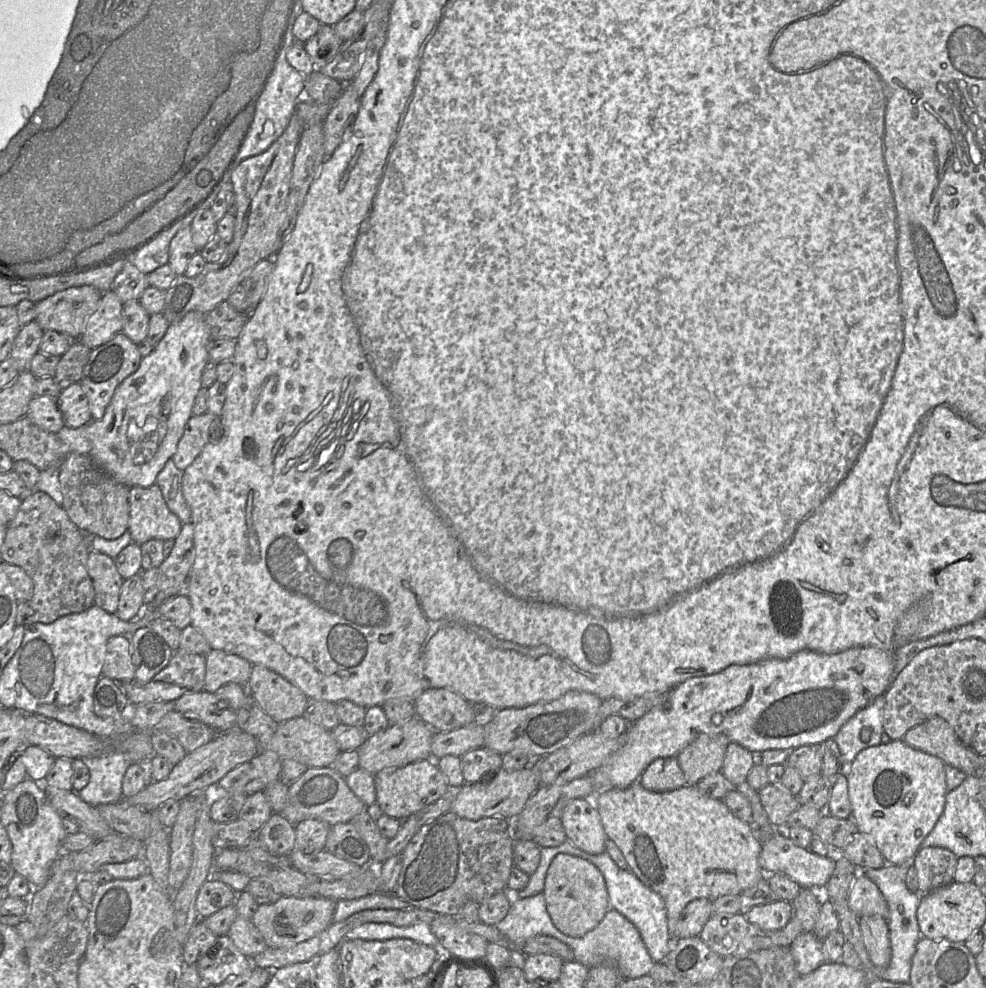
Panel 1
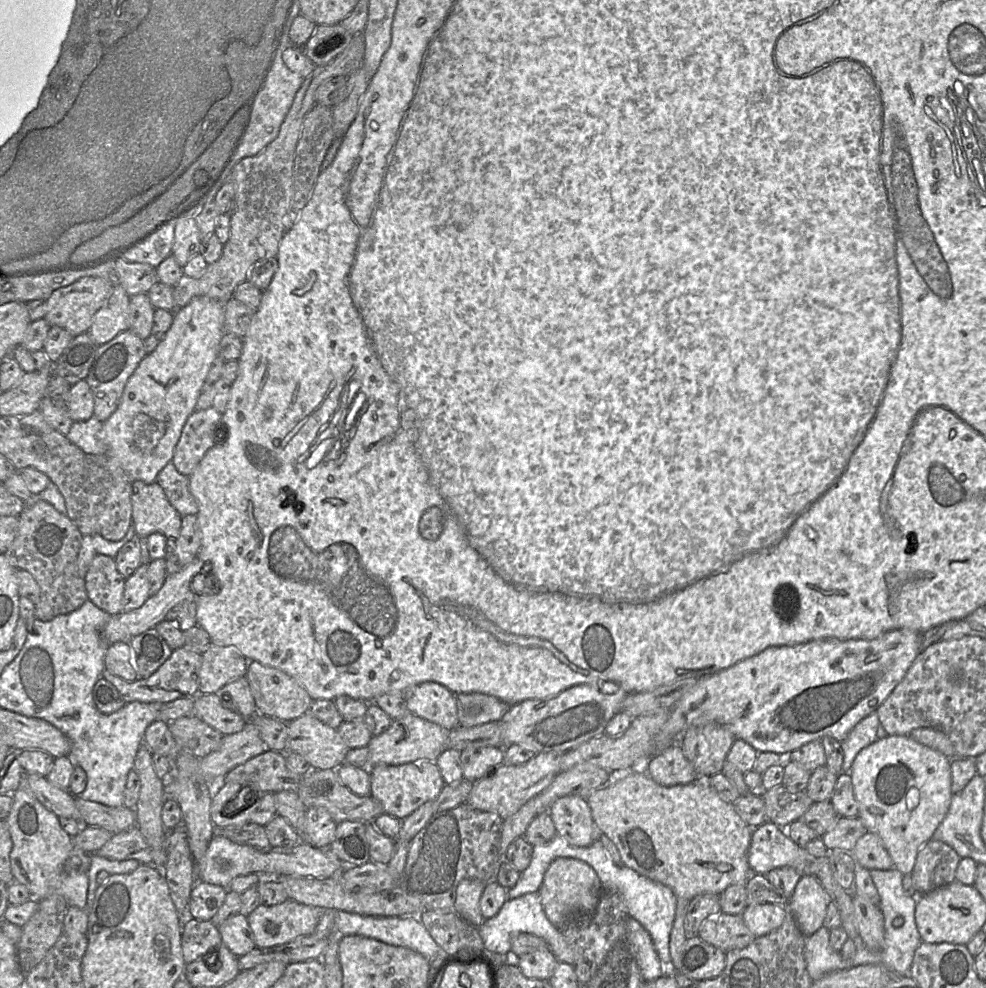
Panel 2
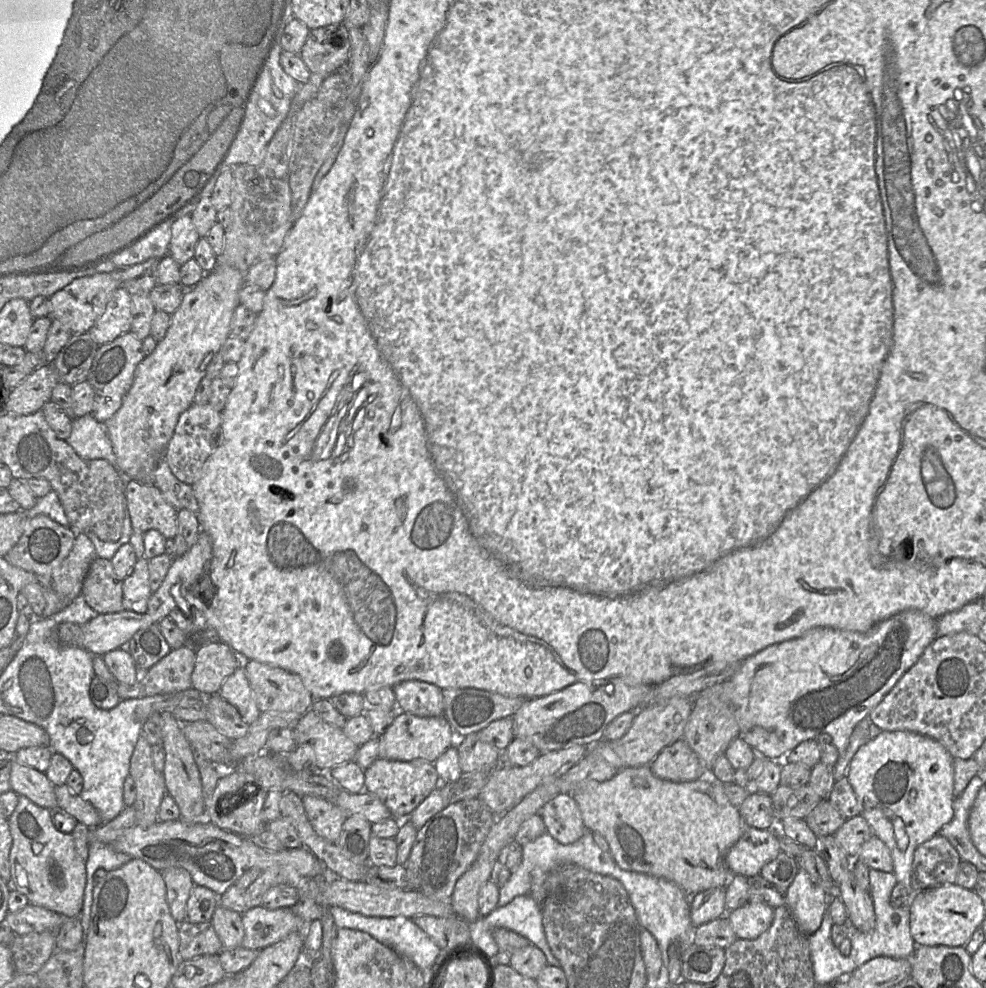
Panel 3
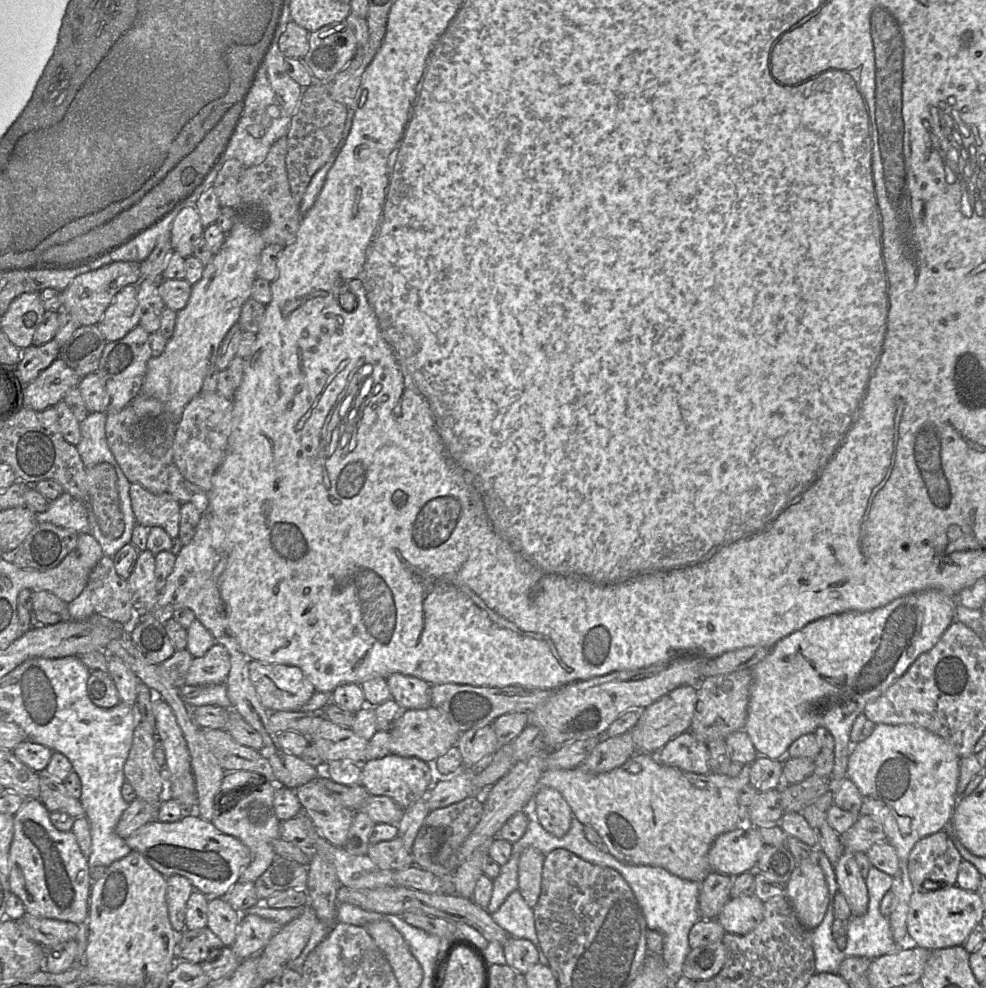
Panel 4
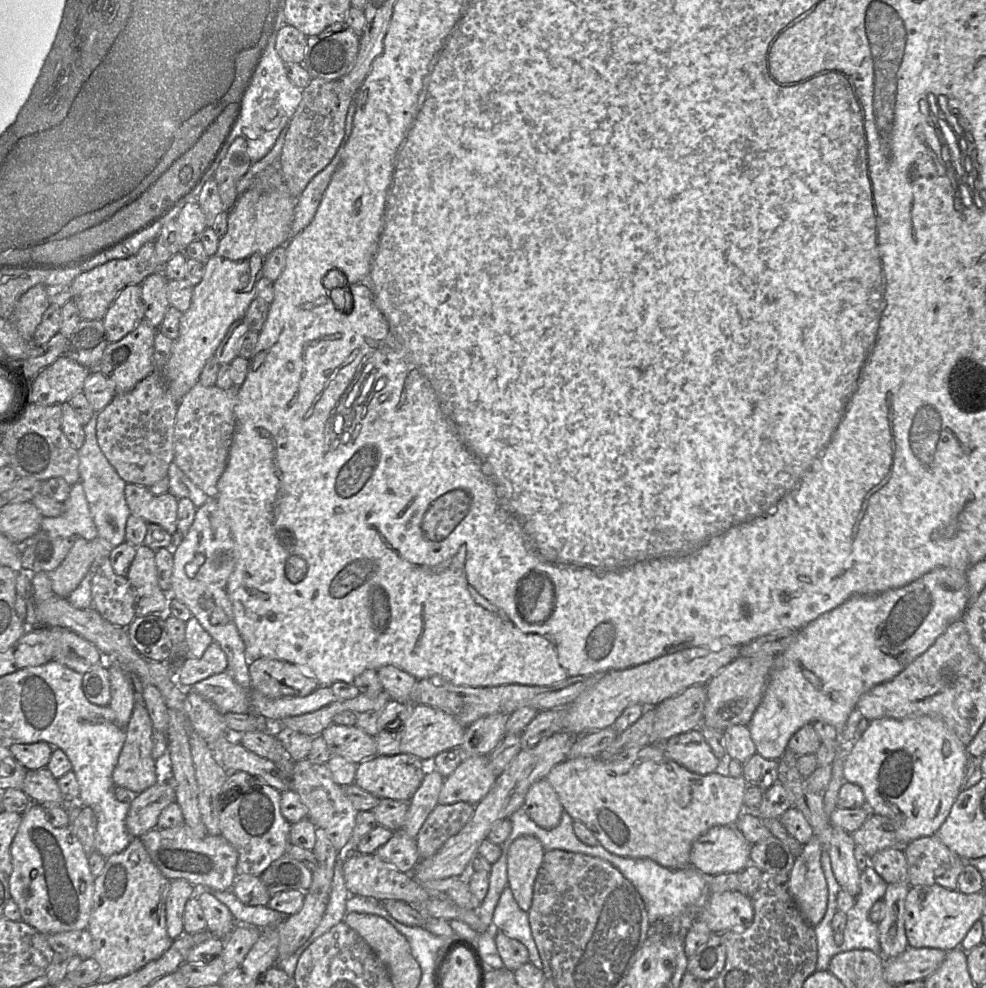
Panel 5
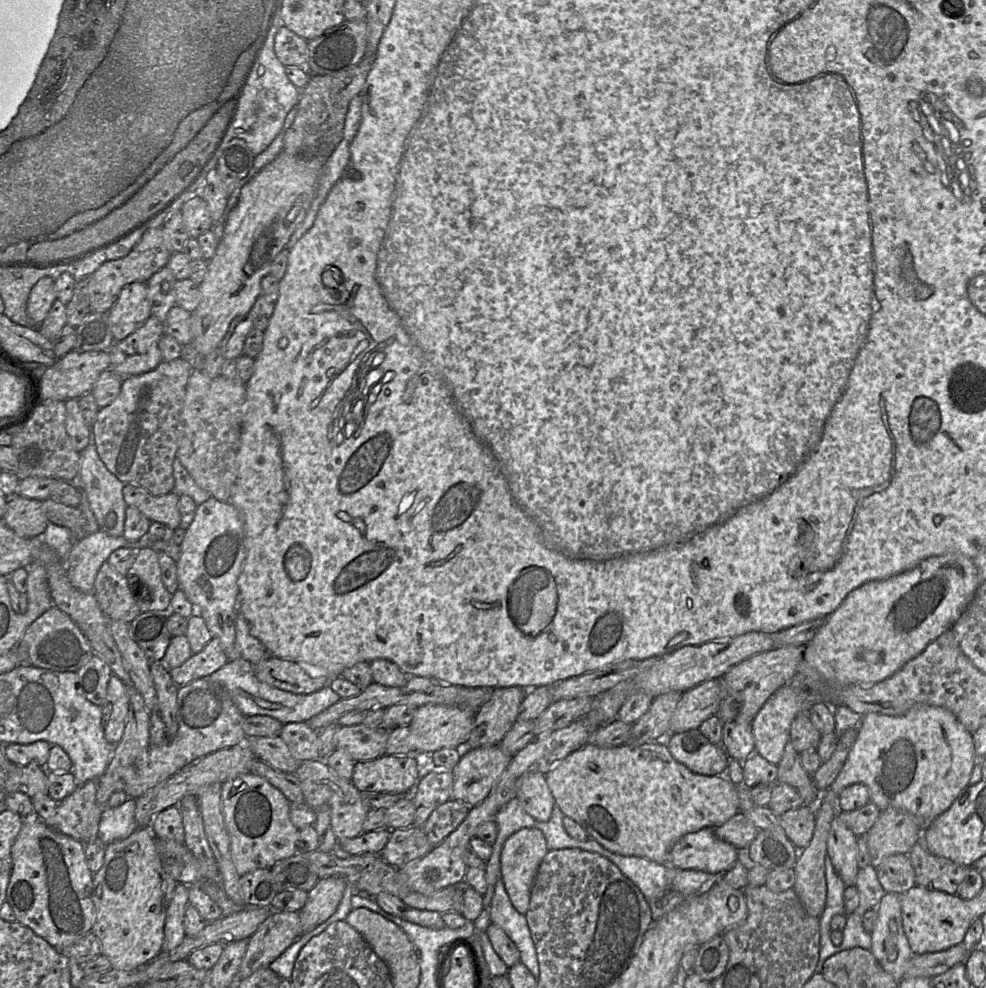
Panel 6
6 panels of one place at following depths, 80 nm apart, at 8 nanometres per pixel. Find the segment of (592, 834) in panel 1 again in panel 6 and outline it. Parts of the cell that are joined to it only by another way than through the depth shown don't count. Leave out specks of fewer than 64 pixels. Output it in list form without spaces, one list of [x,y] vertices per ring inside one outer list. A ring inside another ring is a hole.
[[[529,772],[520,778],[516,798],[529,815],[541,822],[550,819],[556,804],[545,775],[540,772]]]

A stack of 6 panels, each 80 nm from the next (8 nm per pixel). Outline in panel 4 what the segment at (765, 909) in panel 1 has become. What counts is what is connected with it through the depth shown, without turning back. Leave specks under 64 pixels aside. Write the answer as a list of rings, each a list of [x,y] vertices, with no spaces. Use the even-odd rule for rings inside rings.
[[[754,894],[730,897],[716,917],[726,933],[745,935],[763,919],[763,902]]]

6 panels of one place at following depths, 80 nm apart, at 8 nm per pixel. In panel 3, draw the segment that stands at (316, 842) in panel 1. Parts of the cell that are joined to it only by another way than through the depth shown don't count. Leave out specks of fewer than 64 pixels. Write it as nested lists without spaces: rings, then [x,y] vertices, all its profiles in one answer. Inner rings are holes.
[[[302,797],[307,818],[314,831],[323,839],[335,843],[348,814],[333,801],[316,797]]]

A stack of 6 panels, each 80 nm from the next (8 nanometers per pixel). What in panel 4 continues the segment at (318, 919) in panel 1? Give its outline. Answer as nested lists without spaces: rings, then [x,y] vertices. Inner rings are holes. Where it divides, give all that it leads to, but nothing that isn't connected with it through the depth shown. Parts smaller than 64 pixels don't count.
[[[255,914],[242,915],[231,949],[241,960],[255,956],[281,927]]]

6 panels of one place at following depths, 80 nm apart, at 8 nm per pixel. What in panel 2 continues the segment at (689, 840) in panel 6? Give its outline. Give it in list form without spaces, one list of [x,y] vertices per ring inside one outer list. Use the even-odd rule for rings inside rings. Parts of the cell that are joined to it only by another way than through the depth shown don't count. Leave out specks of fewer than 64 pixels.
[[[772,822],[753,828],[747,852],[752,873],[766,875],[769,871],[789,866],[801,875],[812,874],[812,857],[805,847],[796,844],[785,829]]]

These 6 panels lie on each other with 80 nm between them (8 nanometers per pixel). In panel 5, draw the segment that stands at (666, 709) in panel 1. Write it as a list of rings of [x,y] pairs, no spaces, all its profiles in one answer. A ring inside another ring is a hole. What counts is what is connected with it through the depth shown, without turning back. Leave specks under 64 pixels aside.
[[[939,567],[906,586],[876,595],[853,596],[805,625],[798,630],[795,641],[784,652],[775,656],[766,691],[748,724],[756,753],[768,760],[779,760],[786,751],[790,738],[804,725],[819,720],[832,725],[838,733],[838,754],[832,763],[831,780],[823,793],[824,810],[830,816],[838,807],[838,794],[845,782],[845,747],[842,747],[841,733],[859,698],[874,686],[897,676],[927,651],[950,624],[962,620],[968,606],[966,571]]]

